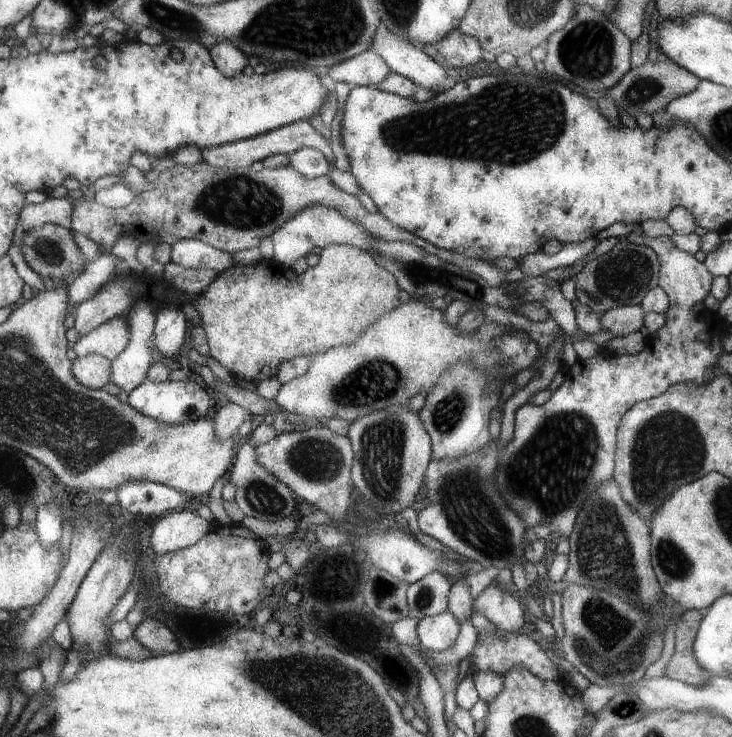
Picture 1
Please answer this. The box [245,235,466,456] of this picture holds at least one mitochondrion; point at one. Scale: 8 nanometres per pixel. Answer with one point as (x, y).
(374, 381)

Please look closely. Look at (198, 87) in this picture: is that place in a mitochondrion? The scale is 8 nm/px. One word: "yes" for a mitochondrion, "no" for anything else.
no

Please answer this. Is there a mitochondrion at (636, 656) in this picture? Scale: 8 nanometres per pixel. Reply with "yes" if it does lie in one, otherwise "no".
yes

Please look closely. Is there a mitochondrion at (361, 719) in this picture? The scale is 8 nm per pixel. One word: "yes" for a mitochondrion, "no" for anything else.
yes

